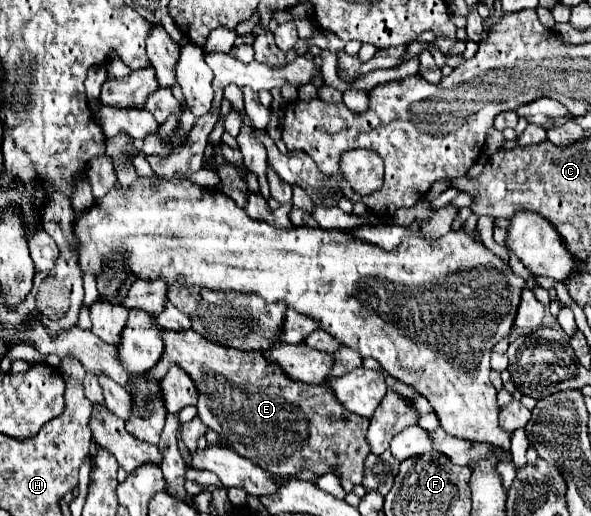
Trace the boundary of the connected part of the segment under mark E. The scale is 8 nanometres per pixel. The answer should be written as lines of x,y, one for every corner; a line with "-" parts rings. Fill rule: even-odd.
160,329
160,335
164,341
164,353
154,369
148,373
148,377
162,379
172,365
180,365
186,373
190,373
200,391
200,401
196,405
198,417
204,425
226,437
236,453
266,467
274,475
290,475
298,469
314,469
320,475
328,471
344,471
344,475
350,475
354,485
362,484
364,459
370,453
370,445
366,441
366,417
346,411
322,385
308,385
302,381
286,379
282,371
276,371
272,365
266,365
266,361
262,361
260,351
244,353
232,347
224,347
206,341
192,329

